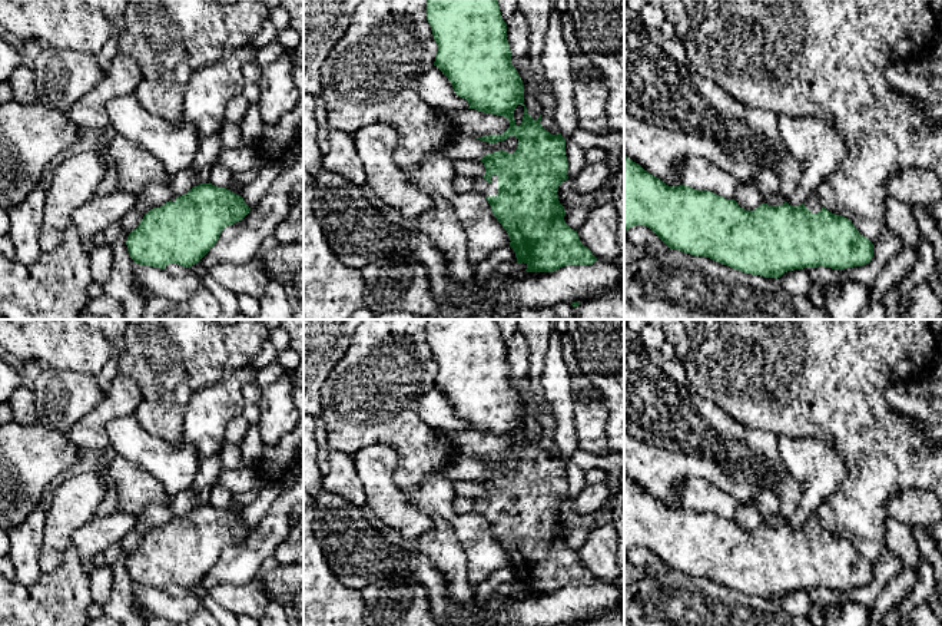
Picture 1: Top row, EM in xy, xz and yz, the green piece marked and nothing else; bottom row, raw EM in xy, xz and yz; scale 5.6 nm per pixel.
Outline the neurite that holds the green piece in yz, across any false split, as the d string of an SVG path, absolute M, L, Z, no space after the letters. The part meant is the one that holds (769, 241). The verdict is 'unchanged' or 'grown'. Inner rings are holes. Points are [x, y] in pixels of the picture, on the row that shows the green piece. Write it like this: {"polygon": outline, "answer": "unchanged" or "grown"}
{"polygon": "M624 155L624 233L636 225L650 228L670 249L706 256L744 274L764 278L777 279L787 271L803 268L862 266L873 258L873 244L859 233L850 219L829 212L816 193L799 206L787 202L780 206L762 203L754 211L746 211L734 199L726 199L710 191L697 191L686 185L669 186Z", "answer": "grown"}

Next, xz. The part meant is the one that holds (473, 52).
{"polygon": "M427 0L427 20L428 20L429 26L431 26L434 40L435 40L435 43L437 43L437 46L438 46L438 52L437 52L437 56L435 56L434 66L437 66L437 67L448 77L448 80L451 82L452 87L454 87L455 95L460 96L460 97L462 97L462 99L465 99L465 100L468 102L468 105L470 105L468 109L475 109L475 110L478 110L478 112L491 113L491 115L497 115L497 116L504 116L504 117L507 117L507 119L510 120L510 127L508 127L502 135L490 135L490 136L482 136L482 138L477 138L477 139L480 139L480 140L482 140L482 142L488 142L488 143L502 142L502 140L508 139L510 136L515 136L515 138L518 139L518 145L517 145L517 149L515 149L514 153L508 153L508 152L504 152L504 150L498 150L498 152L494 152L494 153L488 153L488 155L485 155L482 159L480 159L480 160L484 163L484 166L485 166L485 175L484 175L482 178L475 179L475 180L474 180L474 188L472 188L472 192L482 195L482 196L488 201L488 203L490 203L490 206L491 206L491 212L494 213L494 216L497 218L497 221L502 225L502 228L507 231L507 233L508 233L508 236L510 236L510 241L511 241L511 242L510 242L510 246L511 246L511 248L514 249L514 252L515 252L517 264L523 264L523 262L524 262L524 264L527 265L527 269L525 269L527 272L554 272L554 271L557 271L557 269L560 269L560 268L563 268L563 266L567 266L567 265L593 265L593 264L597 261L597 258L591 254L591 251L590 251L587 246L584 246L584 245L581 244L577 231L571 229L571 228L565 223L565 221L564 221L565 211L564 211L564 206L560 203L558 195L557 195L558 186L560 186L564 180L568 179L568 176L567 176L568 162L567 162L567 156L565 156L565 139L561 136L561 133L558 133L558 135L551 135L550 132L547 132L547 130L541 126L541 123L540 123L540 122L541 122L541 115L540 115L540 117L538 117L537 120L534 120L534 119L527 113L527 107L525 107L525 105L524 105L524 85L523 85L523 80L521 80L518 72L517 72L515 67L511 64L511 56L513 56L513 54L511 54L510 44L508 44L508 40L507 40L507 24L505 24L505 21L504 21L502 17L501 17L498 0ZM518 105L523 105L523 106L524 106L524 116L523 116L523 122L521 122L520 126L515 125L515 119L514 119L514 110L515 110L515 107L517 107Z", "answer": "grown"}

